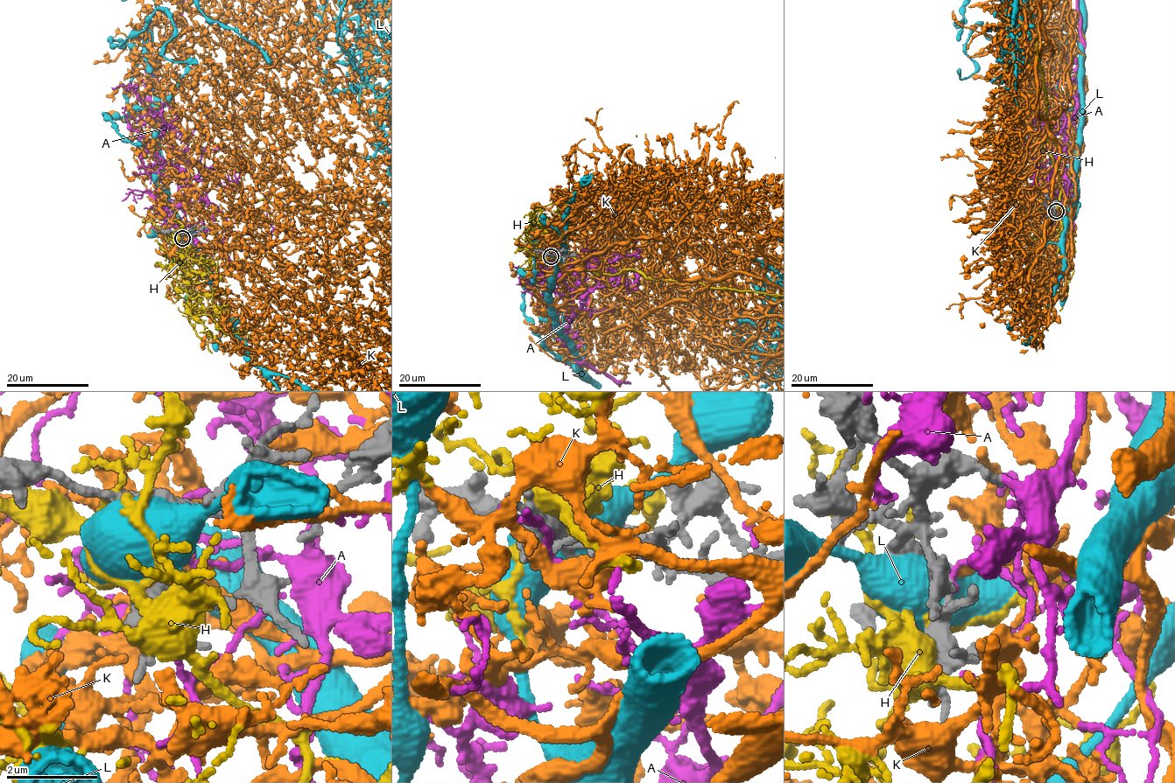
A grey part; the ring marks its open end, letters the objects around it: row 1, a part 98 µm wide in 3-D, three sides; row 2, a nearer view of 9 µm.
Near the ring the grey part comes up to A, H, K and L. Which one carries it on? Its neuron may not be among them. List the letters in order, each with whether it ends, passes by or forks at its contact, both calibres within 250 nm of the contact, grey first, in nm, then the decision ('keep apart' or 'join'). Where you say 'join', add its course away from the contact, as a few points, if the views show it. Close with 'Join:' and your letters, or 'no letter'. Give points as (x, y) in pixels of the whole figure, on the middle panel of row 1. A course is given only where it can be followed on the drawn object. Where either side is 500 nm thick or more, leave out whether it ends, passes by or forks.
A: it passes by; 160 nm thick on the grey side, 80 nm on the other; keep apart
H: 360 nm thick on the grey side, 550 nm on the other; keep apart
K: it ends there; 160 nm thick on the grey side, 190 nm on the other; join
L: 240 nm thick on the grey side, 700 nm on the other; keep apart
Join: K

